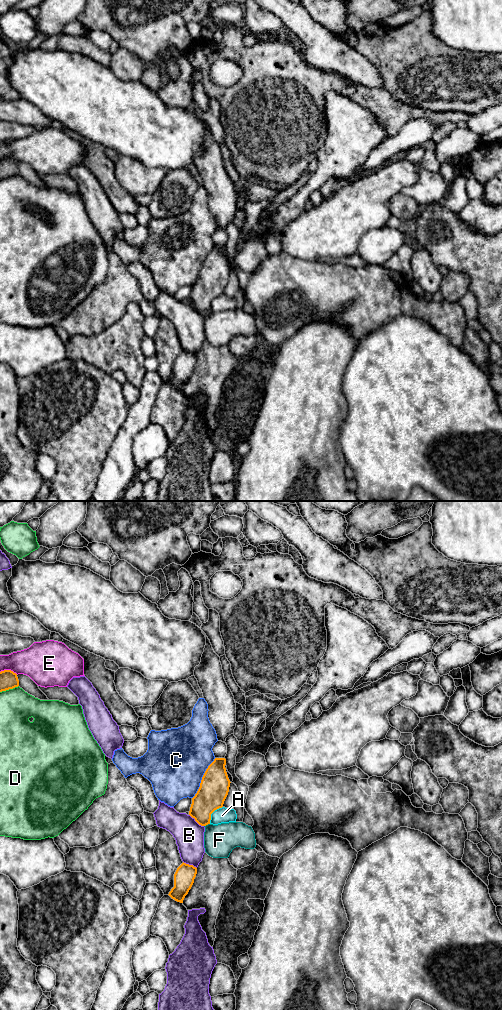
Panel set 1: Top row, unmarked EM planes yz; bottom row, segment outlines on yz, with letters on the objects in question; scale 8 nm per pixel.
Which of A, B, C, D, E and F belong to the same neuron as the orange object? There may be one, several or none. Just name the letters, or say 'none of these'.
none of these

